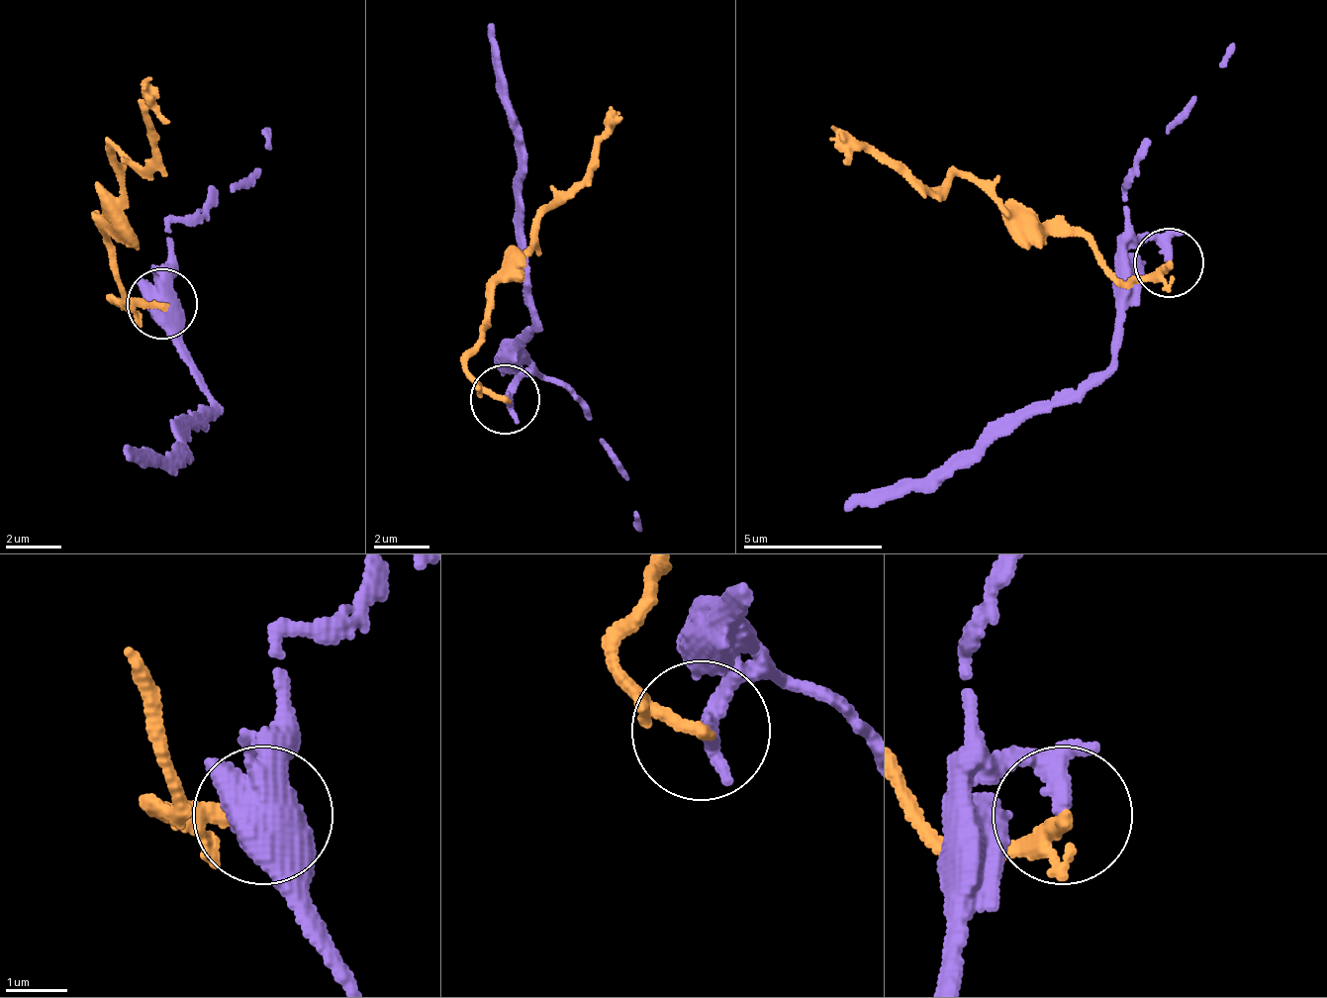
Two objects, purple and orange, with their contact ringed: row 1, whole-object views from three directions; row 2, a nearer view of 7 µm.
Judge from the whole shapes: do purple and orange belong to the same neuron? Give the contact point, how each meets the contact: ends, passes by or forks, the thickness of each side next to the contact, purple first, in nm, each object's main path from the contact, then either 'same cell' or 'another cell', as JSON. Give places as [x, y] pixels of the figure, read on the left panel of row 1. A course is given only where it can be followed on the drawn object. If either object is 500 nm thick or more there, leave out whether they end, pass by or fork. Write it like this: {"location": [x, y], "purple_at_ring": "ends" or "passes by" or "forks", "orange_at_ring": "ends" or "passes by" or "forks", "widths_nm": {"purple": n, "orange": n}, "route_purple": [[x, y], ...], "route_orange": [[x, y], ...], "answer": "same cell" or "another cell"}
{"location": [161, 303], "purple_at_ring": "passes by", "orange_at_ring": "ends", "widths_nm": {"purple": 170, "orange": 240}, "route_purple": [[160, 306], [161, 279], [169, 287], [176, 348], [210, 399], [206, 409], [180, 418], [164, 457], [122, 451]], "route_orange": [[160, 306], [114, 296], [124, 291], [101, 224], [116, 149], [138, 162], [154, 151], [141, 112], [153, 76]], "answer": "same cell"}

